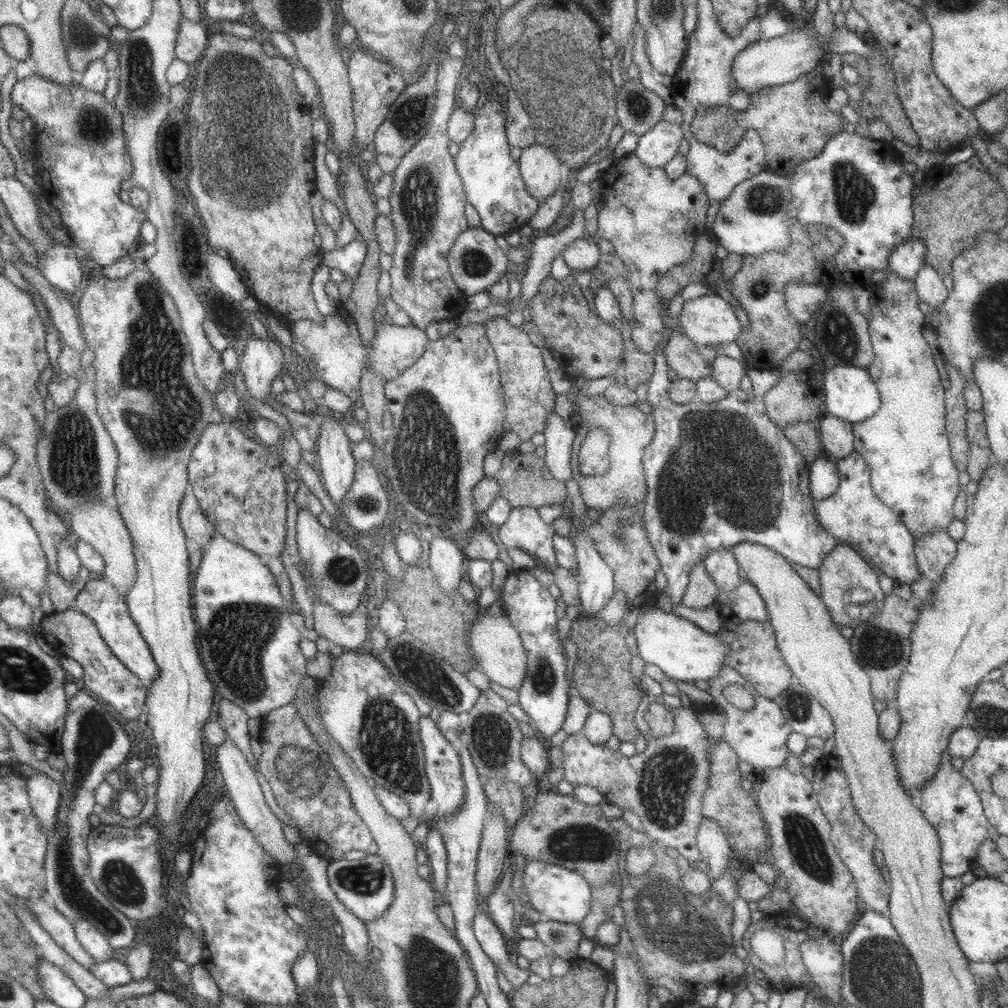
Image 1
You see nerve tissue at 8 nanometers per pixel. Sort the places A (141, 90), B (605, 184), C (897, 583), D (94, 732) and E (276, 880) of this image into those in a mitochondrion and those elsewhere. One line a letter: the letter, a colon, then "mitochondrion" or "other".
A: mitochondrion
B: other
C: other
D: mitochondrion
E: other

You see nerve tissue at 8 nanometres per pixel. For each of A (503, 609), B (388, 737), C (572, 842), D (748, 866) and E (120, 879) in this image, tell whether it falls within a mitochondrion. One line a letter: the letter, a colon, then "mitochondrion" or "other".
A: other
B: mitochondrion
C: mitochondrion
D: other
E: mitochondrion

